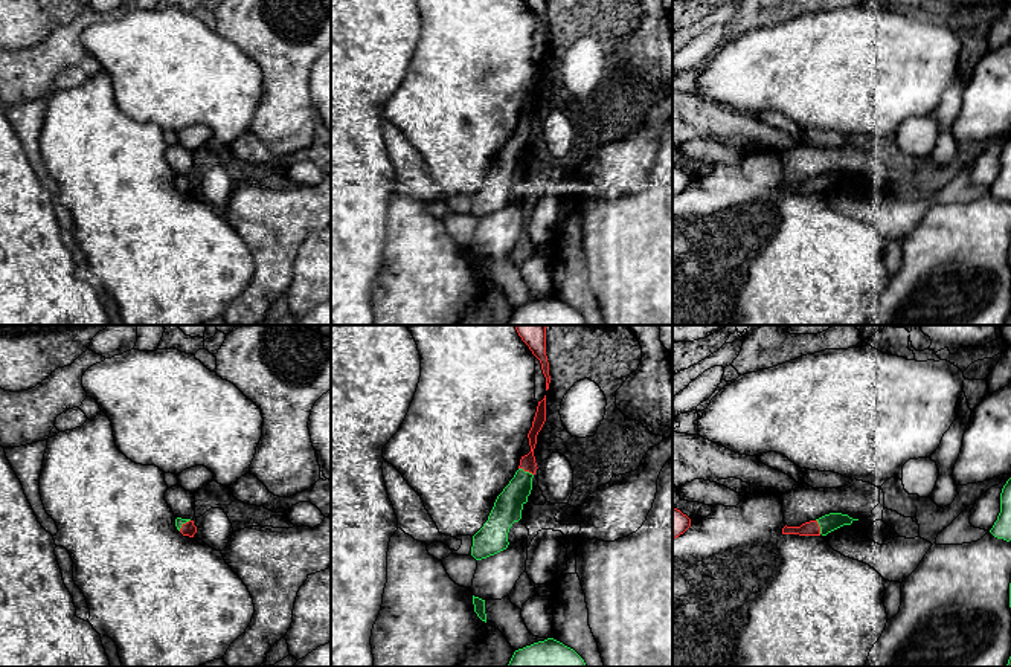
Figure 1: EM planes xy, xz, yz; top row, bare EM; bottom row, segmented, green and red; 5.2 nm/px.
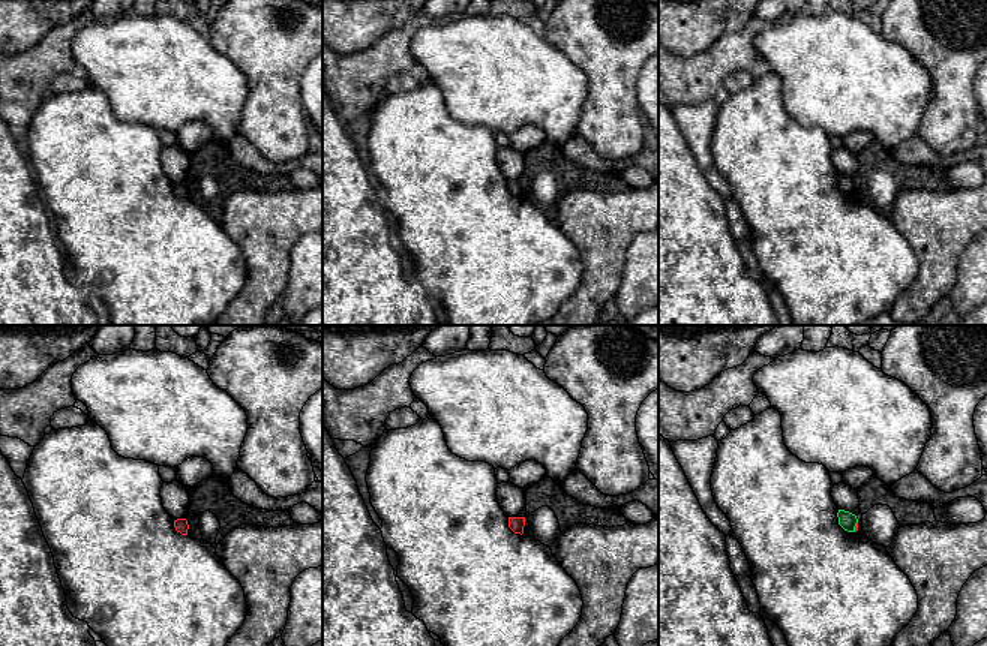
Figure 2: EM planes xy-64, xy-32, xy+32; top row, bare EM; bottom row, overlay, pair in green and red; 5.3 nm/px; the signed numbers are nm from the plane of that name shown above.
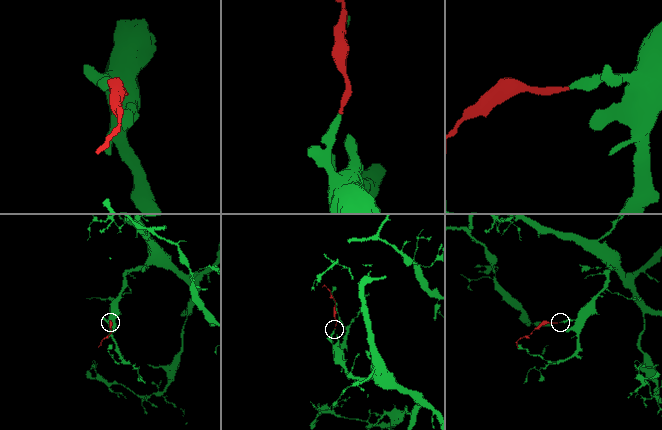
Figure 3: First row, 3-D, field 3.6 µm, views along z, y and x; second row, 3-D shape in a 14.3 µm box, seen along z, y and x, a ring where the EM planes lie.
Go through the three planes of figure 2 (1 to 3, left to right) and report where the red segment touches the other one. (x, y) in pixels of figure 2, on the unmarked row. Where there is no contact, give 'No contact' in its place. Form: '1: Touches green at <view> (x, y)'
1: No contact
2: No contact
3: Touches green at xy+32 (855, 189)

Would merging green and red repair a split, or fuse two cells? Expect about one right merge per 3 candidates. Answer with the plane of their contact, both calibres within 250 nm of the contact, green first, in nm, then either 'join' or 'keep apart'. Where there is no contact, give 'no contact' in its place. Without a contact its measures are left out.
meets green in xz; 150 nm thick on the green side, 80 nm on the other; join

